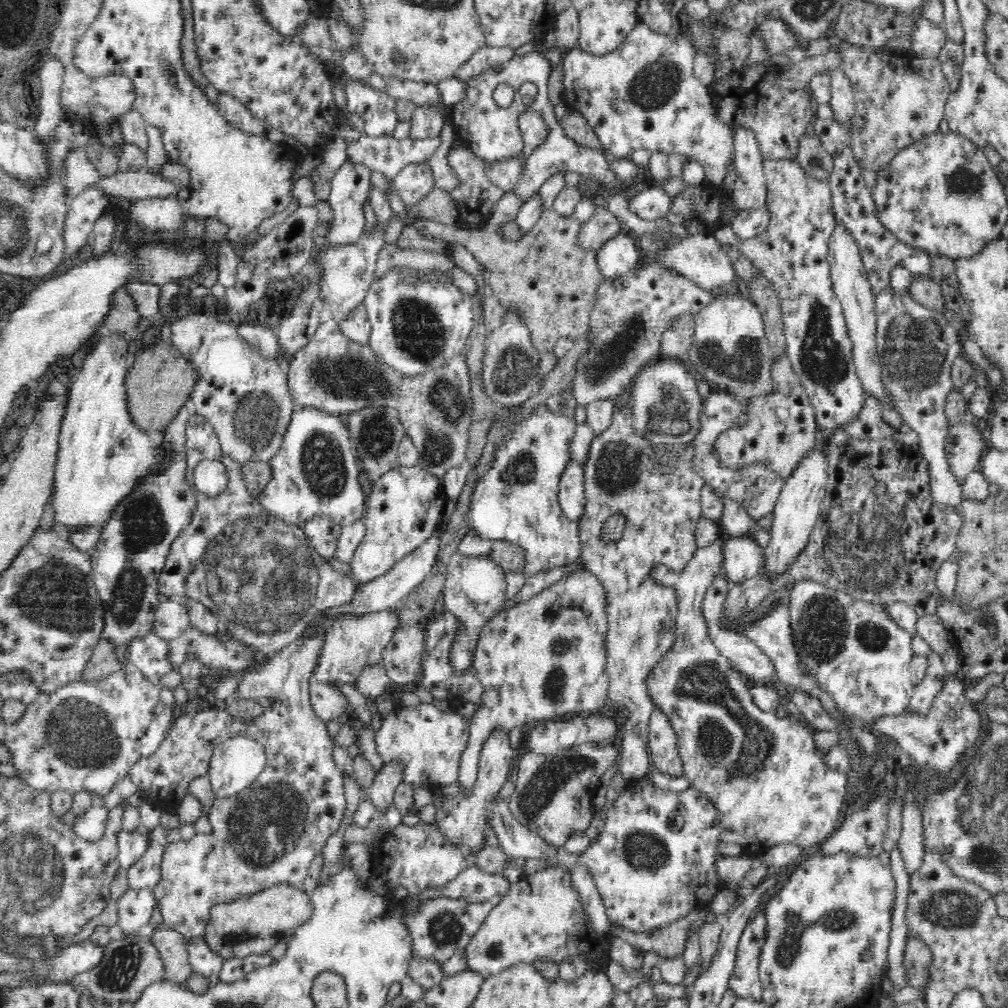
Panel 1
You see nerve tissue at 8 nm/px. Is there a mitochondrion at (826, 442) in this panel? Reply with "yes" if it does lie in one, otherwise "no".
no

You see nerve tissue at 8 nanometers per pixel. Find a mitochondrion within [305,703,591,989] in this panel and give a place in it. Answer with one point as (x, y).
(445, 929)

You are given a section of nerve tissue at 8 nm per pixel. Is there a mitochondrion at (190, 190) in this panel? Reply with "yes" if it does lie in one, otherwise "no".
no

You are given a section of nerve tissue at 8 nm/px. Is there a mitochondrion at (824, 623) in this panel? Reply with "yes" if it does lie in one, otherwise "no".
yes

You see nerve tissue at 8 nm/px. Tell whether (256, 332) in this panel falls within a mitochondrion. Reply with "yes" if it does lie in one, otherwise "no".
no

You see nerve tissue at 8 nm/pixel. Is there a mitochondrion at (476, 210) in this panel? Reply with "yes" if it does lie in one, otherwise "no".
no

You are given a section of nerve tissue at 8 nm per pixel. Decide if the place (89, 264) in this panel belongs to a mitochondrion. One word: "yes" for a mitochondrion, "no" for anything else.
no

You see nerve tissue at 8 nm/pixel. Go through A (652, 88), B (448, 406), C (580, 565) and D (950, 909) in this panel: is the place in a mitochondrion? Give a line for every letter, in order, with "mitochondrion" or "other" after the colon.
A: mitochondrion
B: mitochondrion
C: other
D: mitochondrion

